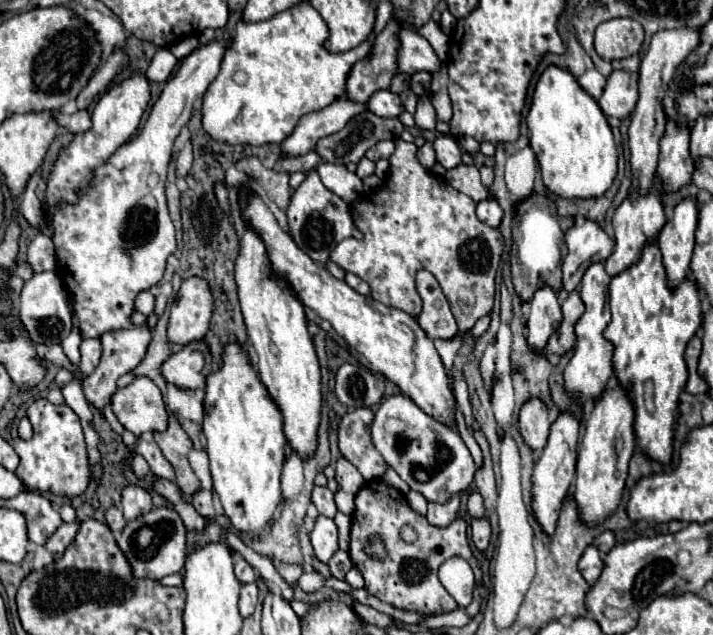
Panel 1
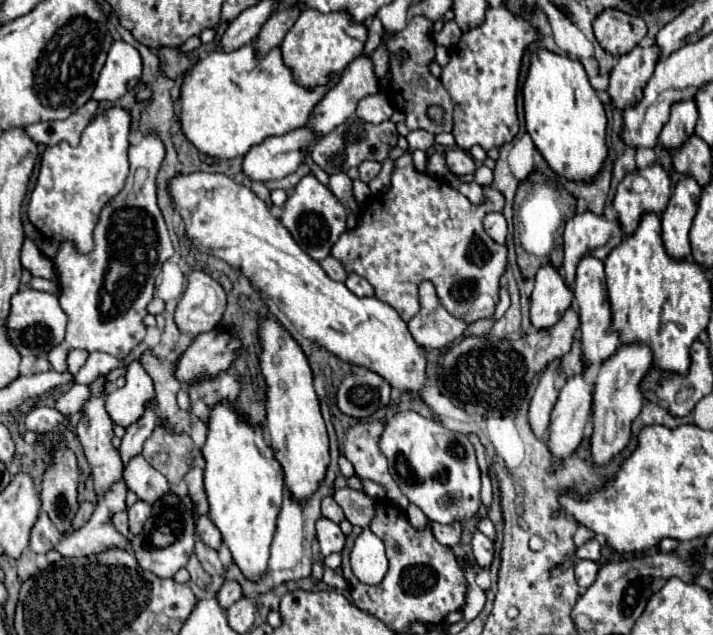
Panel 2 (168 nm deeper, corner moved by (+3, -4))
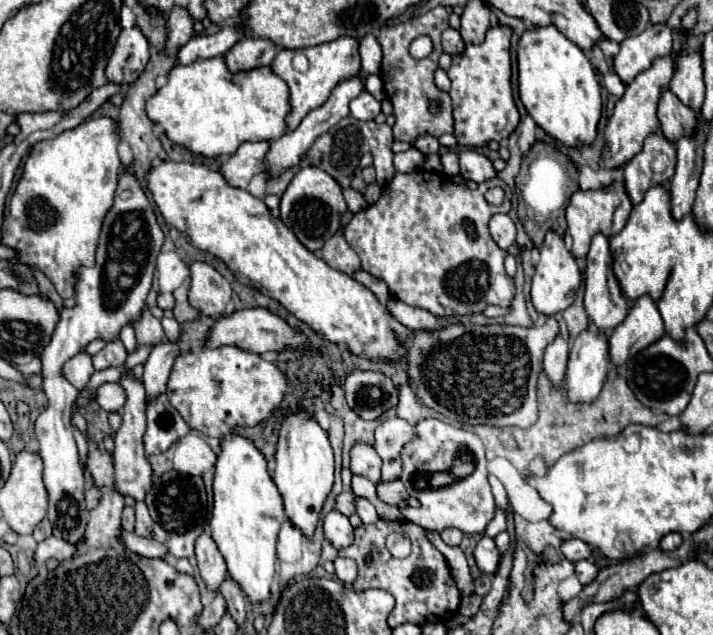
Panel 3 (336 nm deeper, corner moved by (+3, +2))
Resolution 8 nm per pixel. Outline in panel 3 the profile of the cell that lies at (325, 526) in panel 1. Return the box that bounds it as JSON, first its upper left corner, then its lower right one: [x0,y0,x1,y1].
[323,509,355,549]

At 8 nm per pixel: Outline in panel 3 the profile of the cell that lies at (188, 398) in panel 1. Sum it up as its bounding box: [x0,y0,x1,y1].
[173,433,215,475]

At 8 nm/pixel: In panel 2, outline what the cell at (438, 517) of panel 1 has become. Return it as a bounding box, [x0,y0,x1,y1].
[429,521,461,547]

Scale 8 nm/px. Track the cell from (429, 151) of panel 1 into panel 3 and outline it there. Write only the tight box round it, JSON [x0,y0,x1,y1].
[441,151,459,177]

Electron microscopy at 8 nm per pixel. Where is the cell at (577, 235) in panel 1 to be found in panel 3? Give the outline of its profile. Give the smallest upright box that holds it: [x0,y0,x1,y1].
[567,183,631,257]

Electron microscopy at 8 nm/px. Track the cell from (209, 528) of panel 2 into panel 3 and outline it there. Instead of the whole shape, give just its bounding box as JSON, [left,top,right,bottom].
[195,533,227,593]

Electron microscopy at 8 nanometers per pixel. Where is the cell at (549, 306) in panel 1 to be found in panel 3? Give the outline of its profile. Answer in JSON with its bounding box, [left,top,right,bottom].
[531,231,583,315]

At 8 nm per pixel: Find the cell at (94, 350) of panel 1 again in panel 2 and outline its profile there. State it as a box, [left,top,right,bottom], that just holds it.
[75,351,121,385]

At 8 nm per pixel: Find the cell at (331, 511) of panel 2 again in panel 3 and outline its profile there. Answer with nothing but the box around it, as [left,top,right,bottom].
[335,491,355,515]

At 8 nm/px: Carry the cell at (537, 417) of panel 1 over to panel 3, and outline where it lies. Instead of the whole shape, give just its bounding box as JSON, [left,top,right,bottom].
[545,335,569,385]

